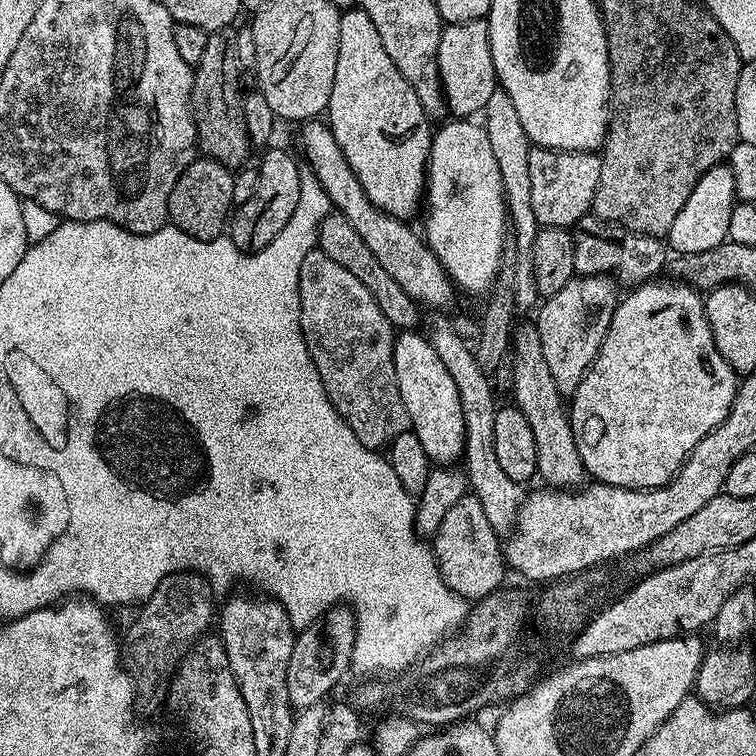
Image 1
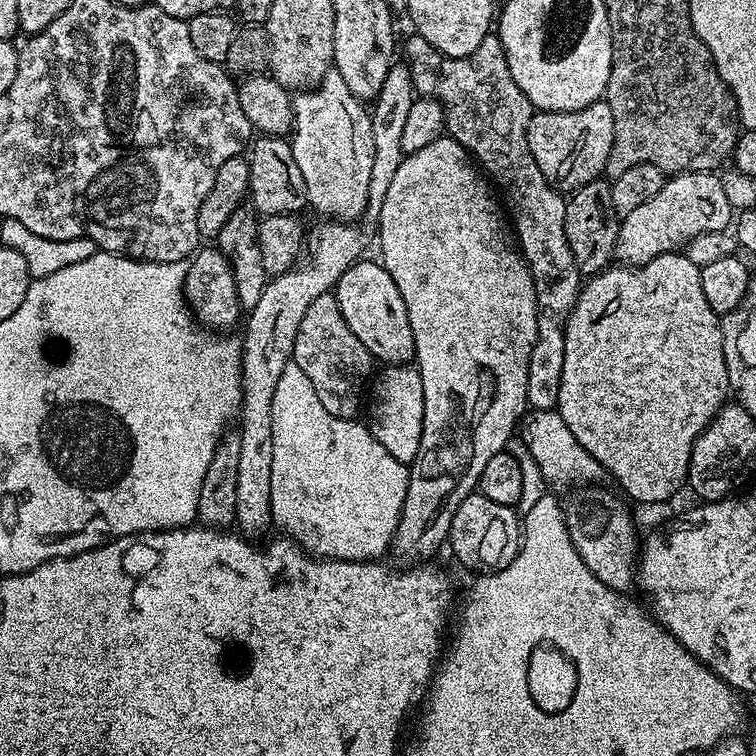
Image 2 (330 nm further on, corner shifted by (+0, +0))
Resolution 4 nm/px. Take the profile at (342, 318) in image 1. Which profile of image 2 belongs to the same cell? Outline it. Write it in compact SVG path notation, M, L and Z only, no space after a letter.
M332 292L314 298L307 307L302 326L298 326L298 338L294 338L291 363L296 364L310 382L314 382L314 394L330 414L351 420L359 408L361 411L366 385L373 375L374 361L370 350L358 342L354 330L350 330L346 318L342 318L342 310L338 310L338 302Z

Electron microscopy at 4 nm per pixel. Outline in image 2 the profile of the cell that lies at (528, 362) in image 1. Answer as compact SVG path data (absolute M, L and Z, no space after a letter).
M592 492L581 504L576 504L567 513L567 523L570 538L581 556L582 562L589 567L594 578L604 582L606 586L618 593L627 593L631 584L635 585L638 580L638 540L636 544L636 524L628 513L629 505L623 499L611 496L608 492Z

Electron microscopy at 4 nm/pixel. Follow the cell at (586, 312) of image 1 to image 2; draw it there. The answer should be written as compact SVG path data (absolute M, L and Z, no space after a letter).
M682 172L672 174L665 179L662 190L649 198L643 206L637 206L631 214L626 214L620 221L616 239L615 259L628 266L645 264L667 252L683 249L690 238L707 232L725 231L733 223L734 209L730 206L722 190L720 176L716 172Z

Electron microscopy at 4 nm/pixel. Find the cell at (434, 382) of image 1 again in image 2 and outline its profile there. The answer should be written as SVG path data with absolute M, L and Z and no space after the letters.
M368 259L357 260L344 271L342 278L338 278L334 289L338 310L342 310L342 318L346 318L358 342L370 350L373 361L380 363L381 360L384 366L411 365L416 358L416 347L406 302L402 302L402 294L398 294L398 286L394 286L394 278L390 278L383 263Z

